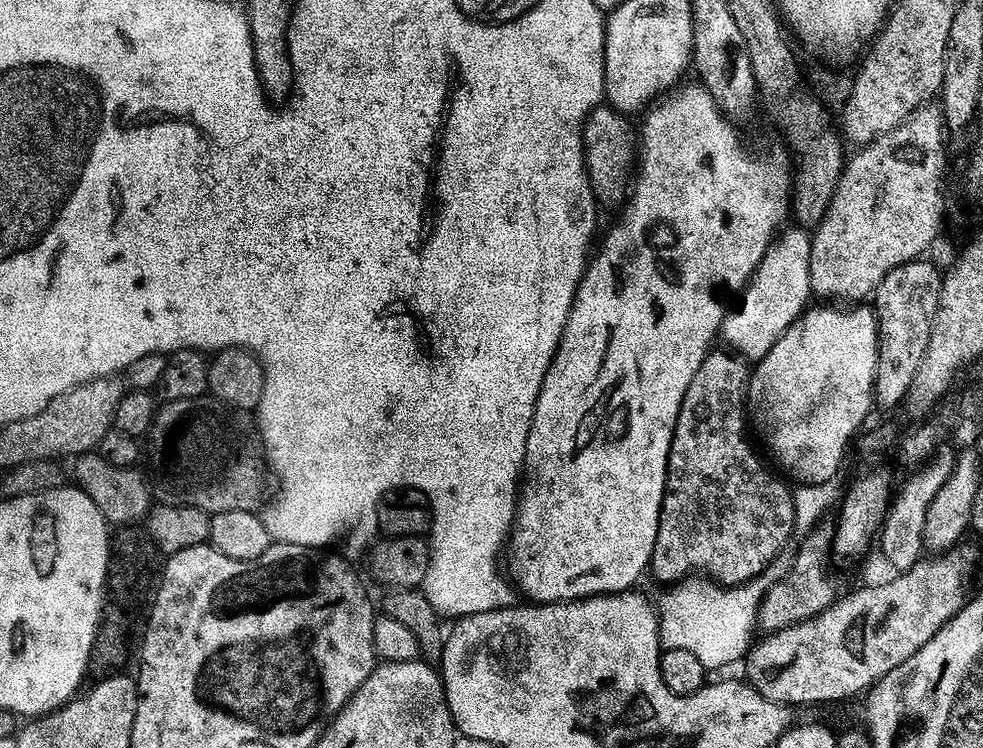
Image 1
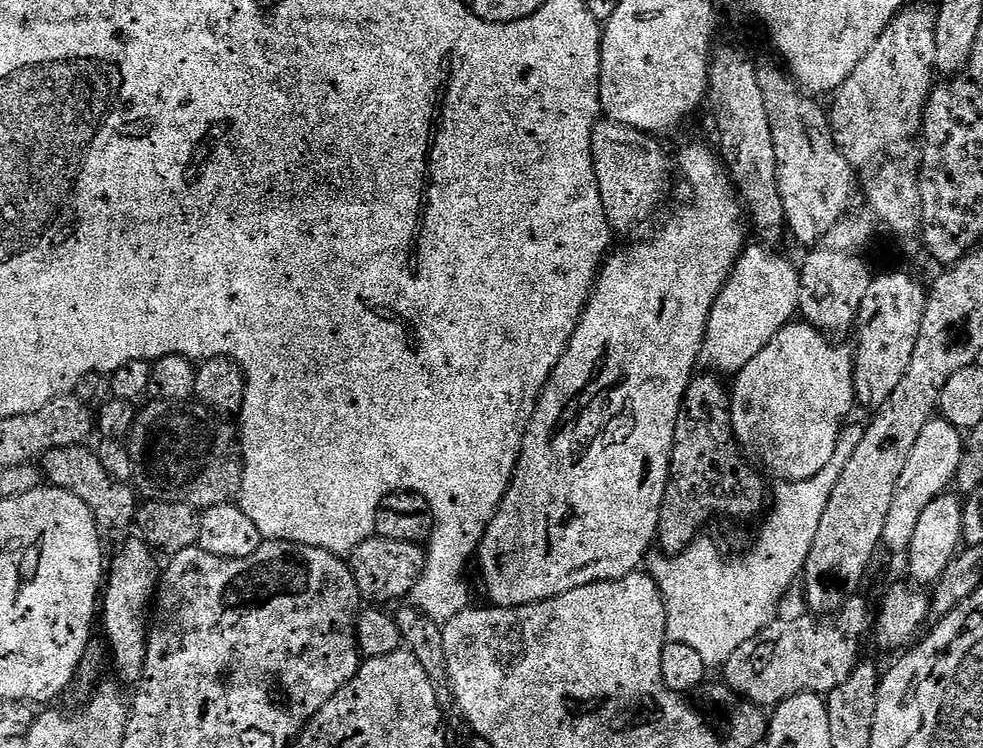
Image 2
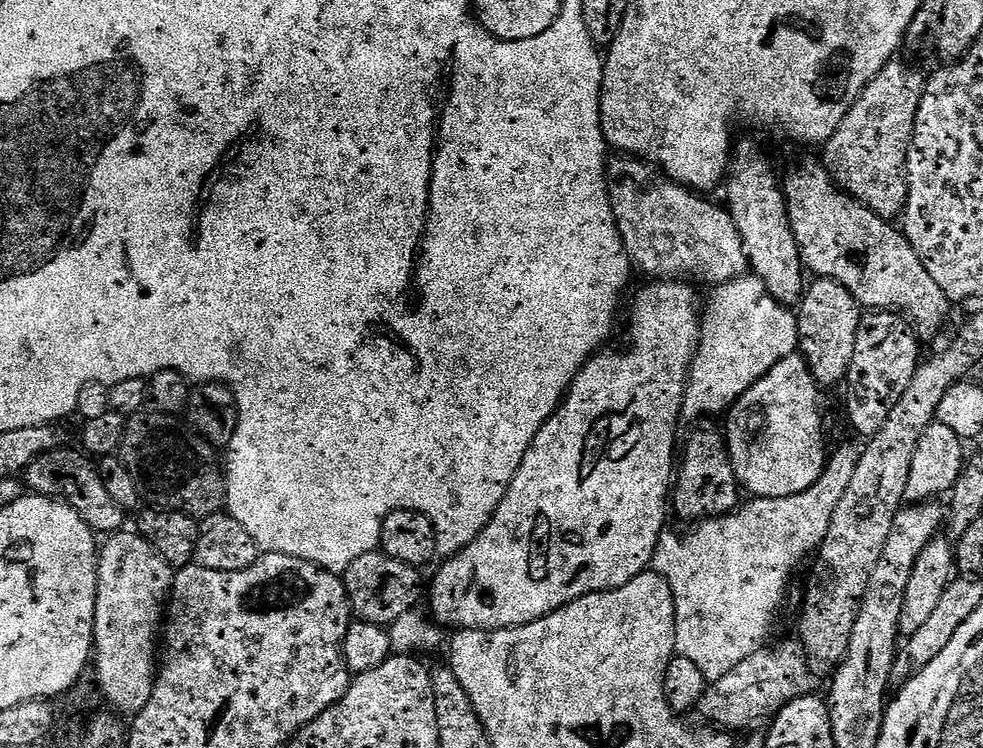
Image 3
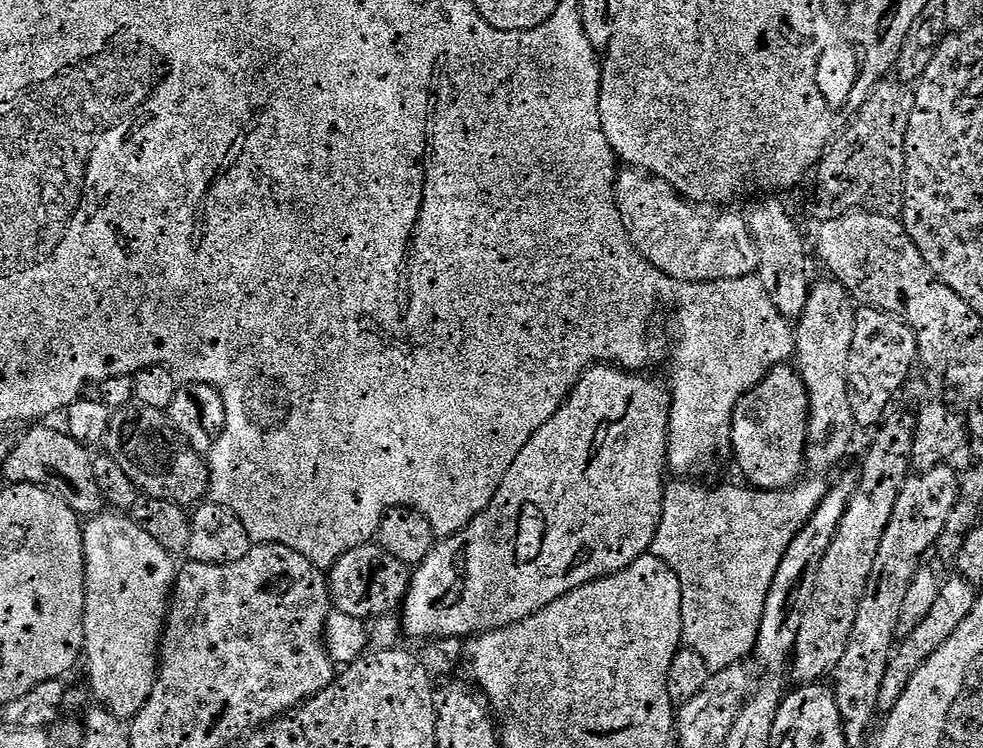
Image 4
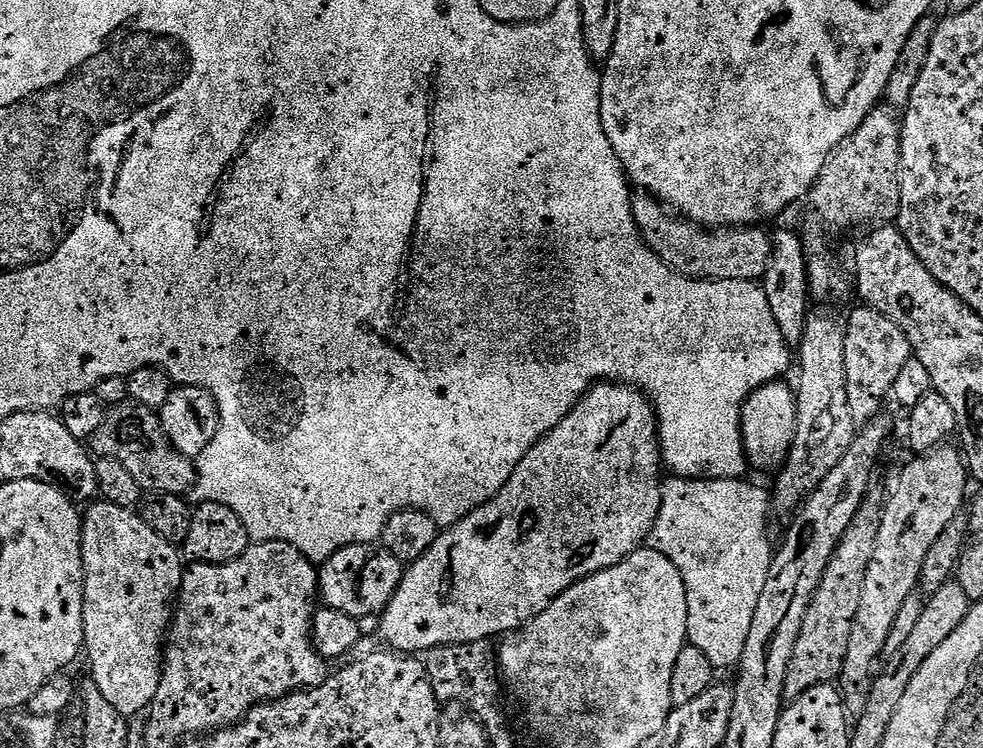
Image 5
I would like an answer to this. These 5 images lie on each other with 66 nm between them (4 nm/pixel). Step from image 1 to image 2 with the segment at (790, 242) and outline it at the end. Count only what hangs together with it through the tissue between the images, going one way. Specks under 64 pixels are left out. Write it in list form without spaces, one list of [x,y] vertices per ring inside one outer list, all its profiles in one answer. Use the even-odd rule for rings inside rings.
[[[747,245],[736,265],[733,268],[729,280],[721,288],[712,304],[708,315],[707,328],[704,334],[703,346],[698,359],[699,365],[707,371],[721,374],[724,372],[729,376],[735,375],[746,367],[750,361],[762,352],[778,334],[780,329],[791,323],[800,305],[800,274],[799,269],[784,258],[772,256],[765,245]]]

